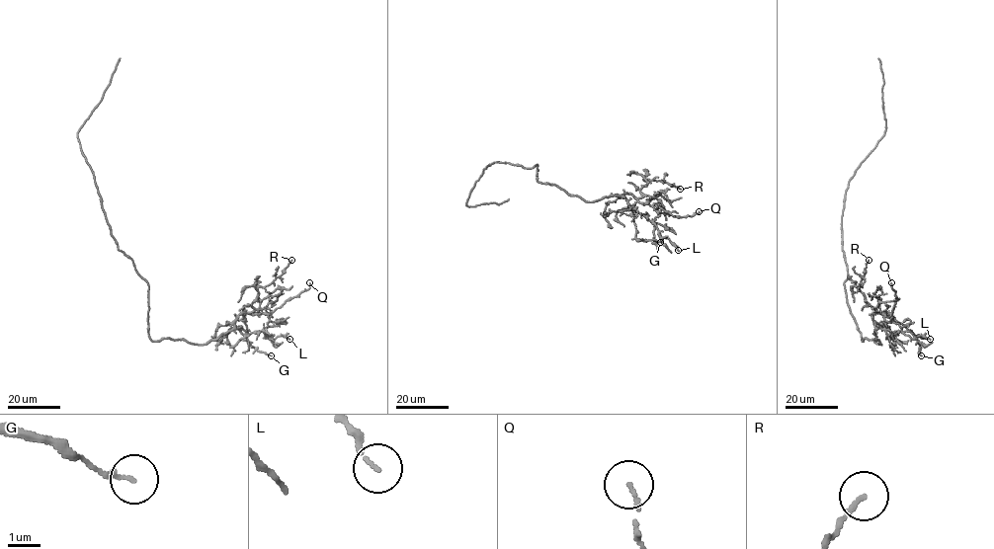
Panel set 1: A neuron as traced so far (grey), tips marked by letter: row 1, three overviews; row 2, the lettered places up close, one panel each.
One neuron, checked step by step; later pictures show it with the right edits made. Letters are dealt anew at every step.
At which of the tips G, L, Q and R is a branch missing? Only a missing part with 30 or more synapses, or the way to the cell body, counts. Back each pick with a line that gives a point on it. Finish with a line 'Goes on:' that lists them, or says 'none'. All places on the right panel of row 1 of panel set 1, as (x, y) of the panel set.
Goes on: none

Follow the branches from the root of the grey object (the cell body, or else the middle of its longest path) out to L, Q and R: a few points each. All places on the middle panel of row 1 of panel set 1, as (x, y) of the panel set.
L: (535, 165), (538, 165), (538, 182), (555, 185), (587, 201), (622, 196), (678, 250)
Q: (535, 165), (538, 165), (538, 182), (555, 185), (587, 201), (630, 194), (660, 212), (687, 216), (699, 211)
R: (535, 165), (538, 165), (538, 182), (555, 185), (587, 201), (624, 194), (640, 198), (646, 179), (680, 189)

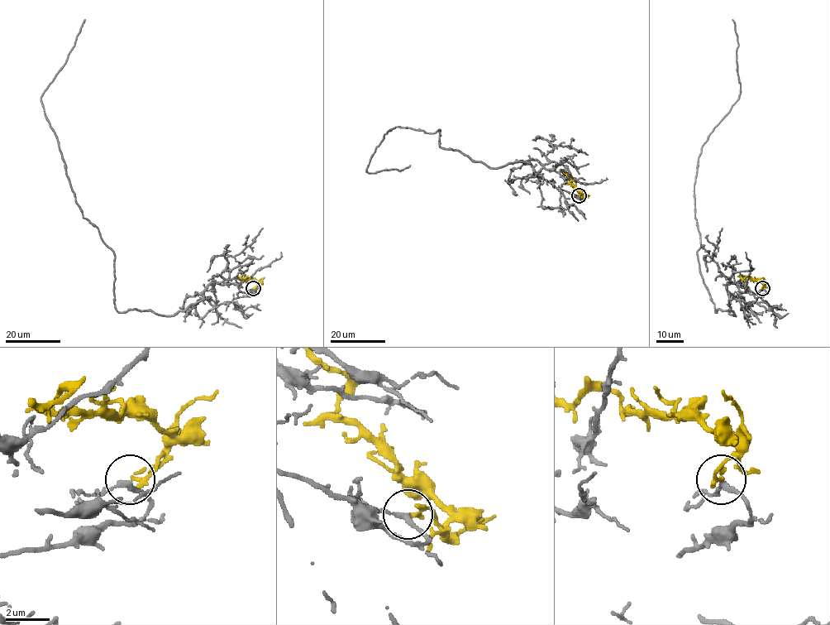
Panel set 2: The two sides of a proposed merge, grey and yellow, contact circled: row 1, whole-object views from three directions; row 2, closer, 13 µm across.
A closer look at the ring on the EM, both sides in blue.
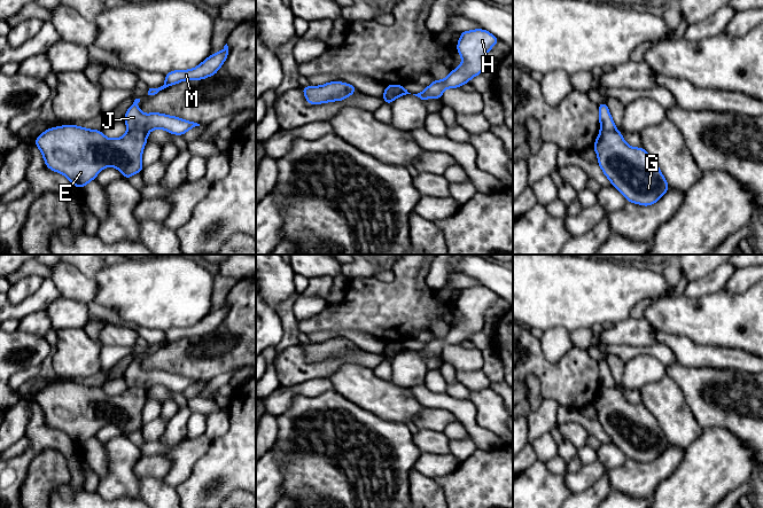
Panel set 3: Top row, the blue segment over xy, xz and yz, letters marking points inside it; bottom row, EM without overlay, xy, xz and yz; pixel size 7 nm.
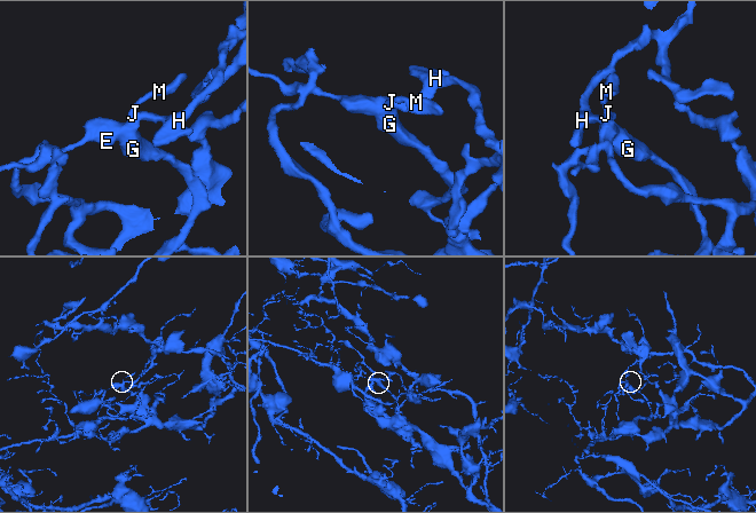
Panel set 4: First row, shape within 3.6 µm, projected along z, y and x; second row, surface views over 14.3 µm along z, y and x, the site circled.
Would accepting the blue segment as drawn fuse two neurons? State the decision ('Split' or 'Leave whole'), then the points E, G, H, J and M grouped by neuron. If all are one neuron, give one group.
Split. Groups: E G / H J M

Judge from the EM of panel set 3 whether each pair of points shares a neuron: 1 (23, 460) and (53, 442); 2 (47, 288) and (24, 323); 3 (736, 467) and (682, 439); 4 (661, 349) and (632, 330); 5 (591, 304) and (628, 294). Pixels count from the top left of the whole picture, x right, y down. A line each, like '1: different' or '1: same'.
1: same
2: different
3: different
4: different
5: same

